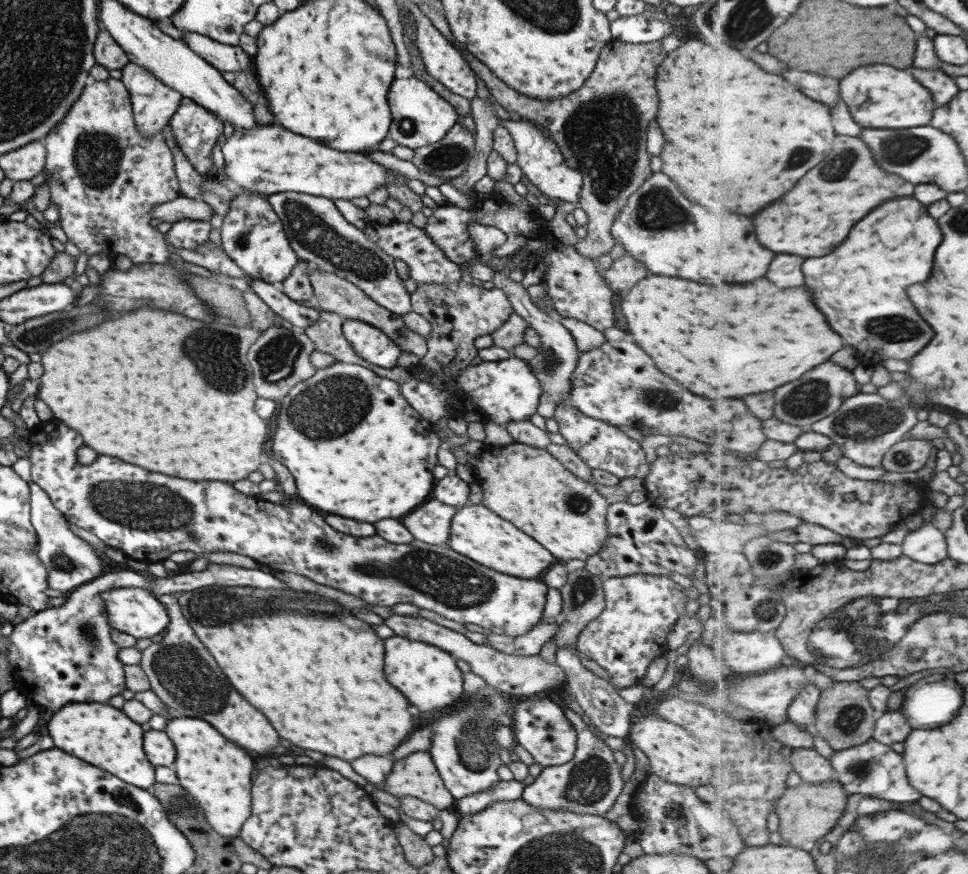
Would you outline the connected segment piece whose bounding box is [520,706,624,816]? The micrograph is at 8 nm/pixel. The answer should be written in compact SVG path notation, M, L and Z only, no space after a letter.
M565 706L562 713L576 730L576 749L572 759L565 764L543 767L531 784L524 787L521 800L528 807L574 812L582 815L601 816L614 803L622 791L624 780L621 778L620 766L615 763L612 750L603 740L587 729L581 717Z

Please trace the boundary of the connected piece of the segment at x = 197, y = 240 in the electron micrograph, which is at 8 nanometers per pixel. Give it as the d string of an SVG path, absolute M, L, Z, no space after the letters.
M181 219L171 223L170 229L164 234L166 244L171 244L174 248L185 250L195 250L200 244L209 241L209 221Z

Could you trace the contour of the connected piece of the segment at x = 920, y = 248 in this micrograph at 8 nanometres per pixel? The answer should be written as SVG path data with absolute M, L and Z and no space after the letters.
M897 198L875 208L875 212L867 216L867 220L859 222L855 226L855 232L851 232L845 244L841 244L831 256L813 258L803 264L807 286L813 290L815 304L819 304L819 308L825 312L833 328L852 347L859 350L862 364L876 368L879 362L887 358L911 360L933 340L935 332L909 300L907 288L917 282L929 280L935 266L935 252L941 242L943 234L937 220L929 216L927 208L921 208L921 202L915 198Z

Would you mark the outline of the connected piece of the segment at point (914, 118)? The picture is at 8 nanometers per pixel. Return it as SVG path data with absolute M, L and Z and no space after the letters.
M885 64L865 66L865 68L857 68L855 72L851 72L841 82L841 98L849 104L849 110L851 110L853 118L865 128L915 128L915 126L929 126L929 122L933 120L937 111L937 106L933 104L933 94L927 88L923 88L905 70L897 70L897 68L885 66Z

